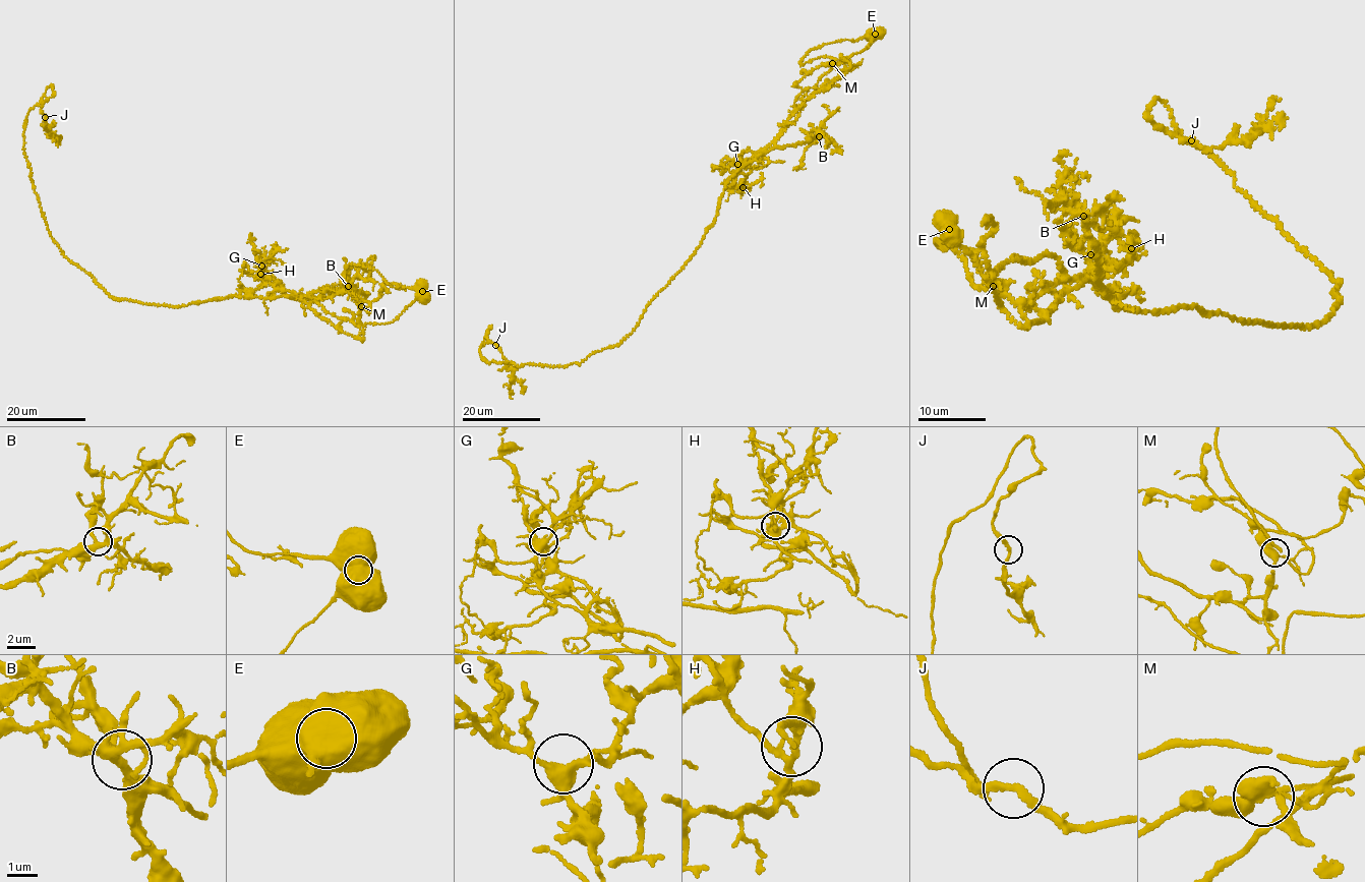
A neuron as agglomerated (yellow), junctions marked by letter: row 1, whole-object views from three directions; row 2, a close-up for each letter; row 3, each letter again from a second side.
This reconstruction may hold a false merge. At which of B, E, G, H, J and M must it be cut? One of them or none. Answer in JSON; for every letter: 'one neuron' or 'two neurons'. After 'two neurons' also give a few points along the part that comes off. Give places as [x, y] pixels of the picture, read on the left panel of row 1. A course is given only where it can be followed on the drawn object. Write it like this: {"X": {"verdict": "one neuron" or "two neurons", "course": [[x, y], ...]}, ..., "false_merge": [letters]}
{"B": {"verdict": "one neuron"}, "E": {"verdict": "two neurons", "course": [[422, 291], [362, 341], [291, 295], [116, 299], [47, 228], [23, 134], [51, 85], [53, 125]]}, "G": {"verdict": "one neuron"}, "H": {"verdict": "one neuron"}, "J": {"verdict": "one neuron"}, "M": {"verdict": "one neuron"}, "false_merge": ["E"]}

